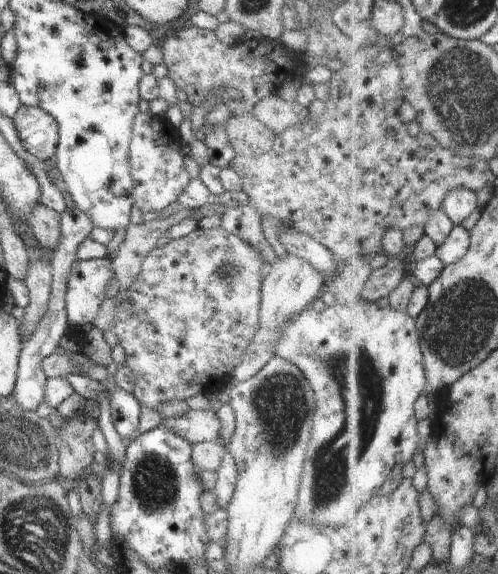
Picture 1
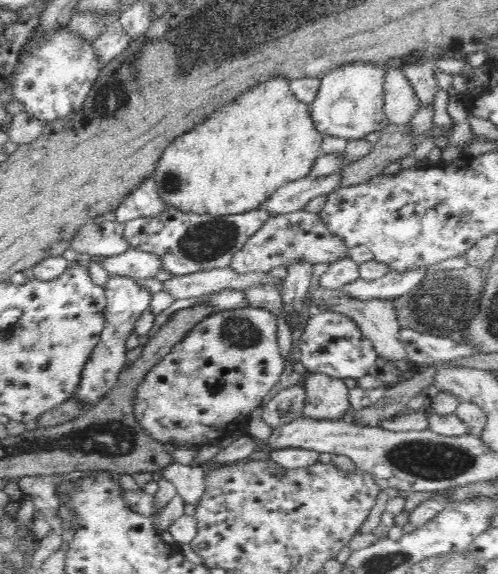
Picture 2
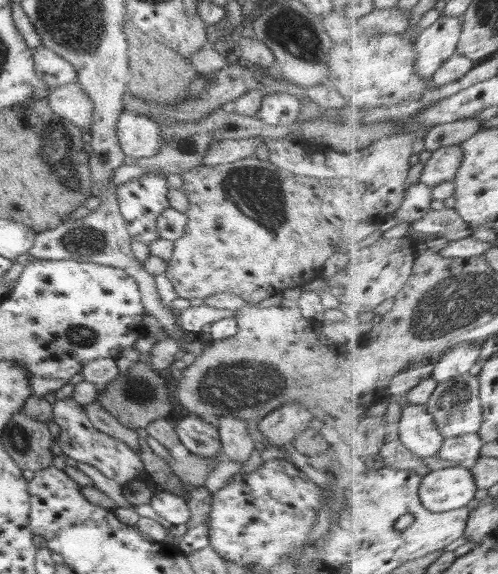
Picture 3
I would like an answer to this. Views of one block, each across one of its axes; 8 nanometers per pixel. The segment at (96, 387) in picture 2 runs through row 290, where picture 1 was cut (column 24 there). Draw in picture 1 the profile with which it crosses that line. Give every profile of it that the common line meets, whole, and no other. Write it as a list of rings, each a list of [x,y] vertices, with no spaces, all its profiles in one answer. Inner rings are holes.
[[[22,105],[11,118],[22,146],[38,160],[53,159],[59,139],[58,123],[45,110]]]

